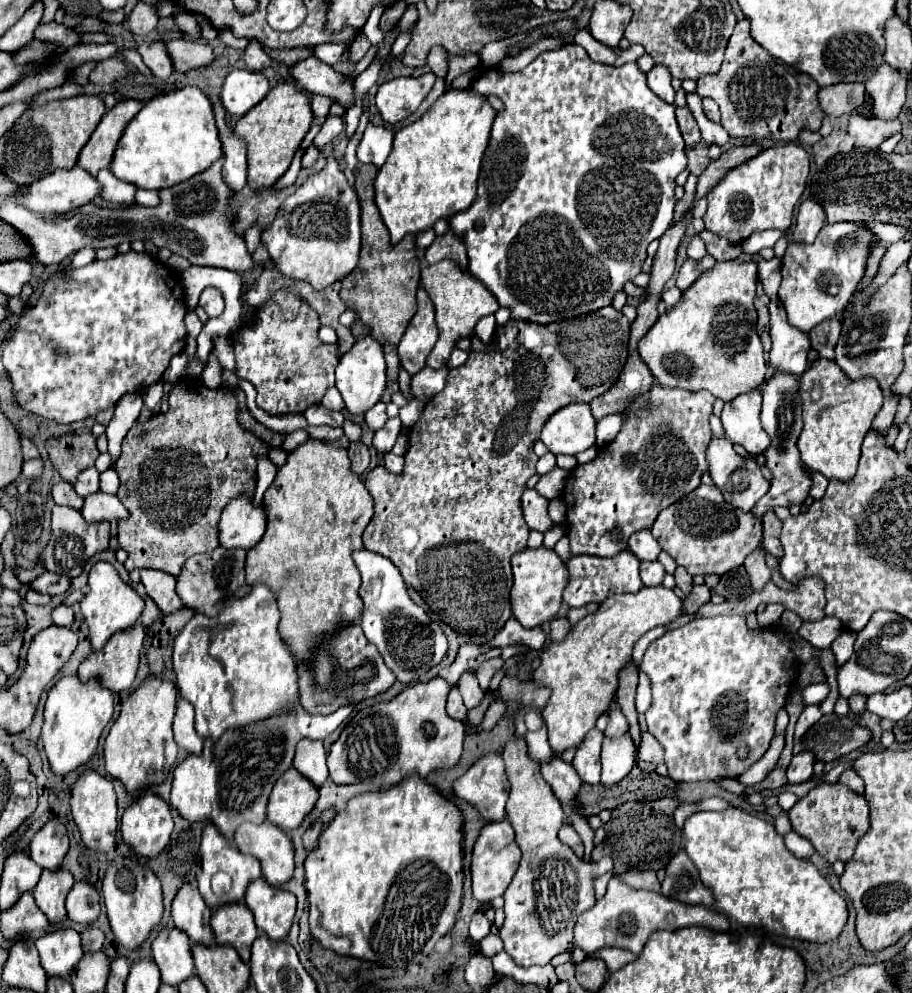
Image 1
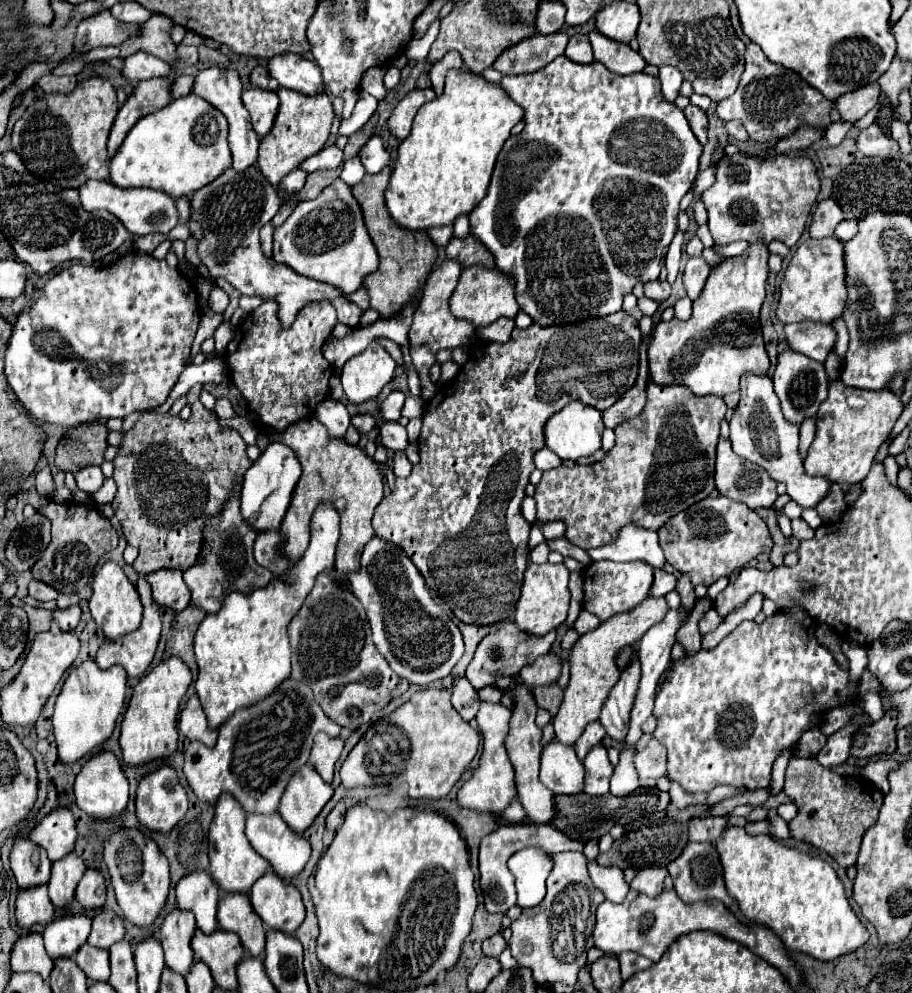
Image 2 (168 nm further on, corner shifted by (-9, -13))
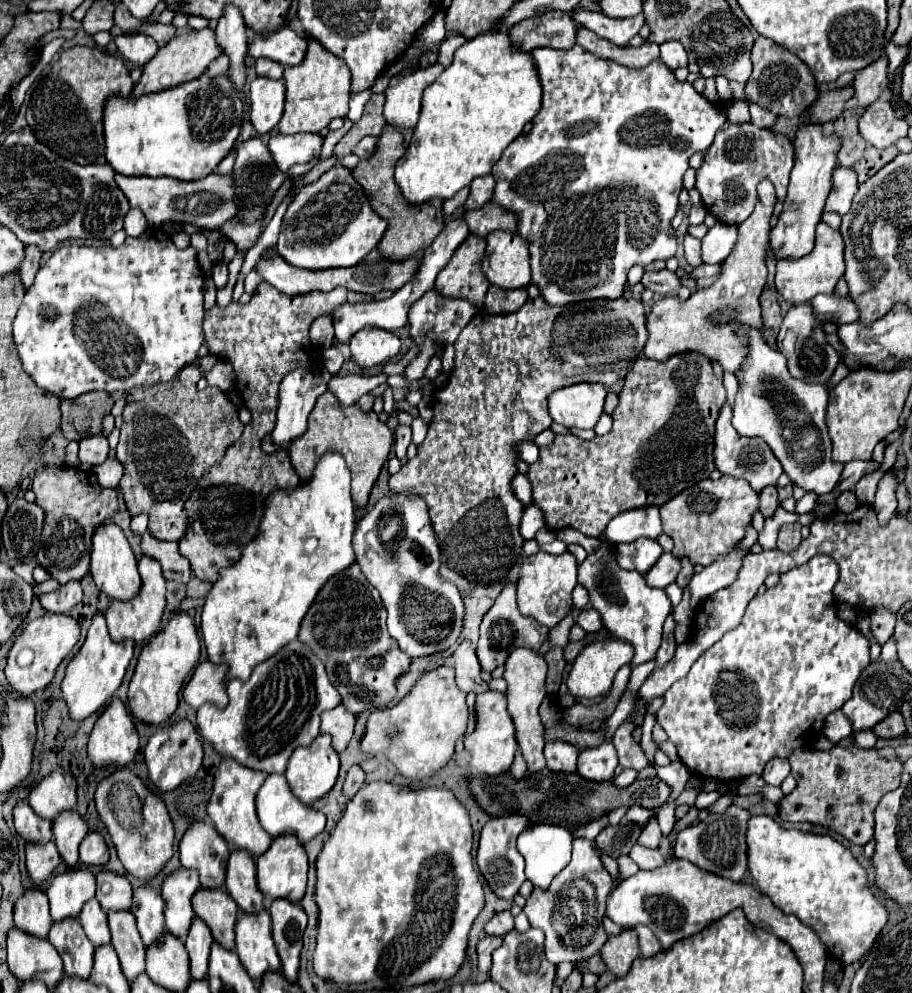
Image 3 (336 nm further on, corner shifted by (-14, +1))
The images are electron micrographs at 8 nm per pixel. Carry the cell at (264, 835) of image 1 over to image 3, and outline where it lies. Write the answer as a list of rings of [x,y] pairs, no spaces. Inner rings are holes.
[[[268,775],[264,785],[260,787],[256,795],[256,809],[258,809],[258,819],[262,827],[272,835],[282,835],[282,833],[296,833],[300,843],[306,843],[308,839],[316,837],[318,833],[324,831],[326,825],[326,815],[318,809],[312,809],[312,805],[304,805],[300,799],[296,799],[290,791],[290,785],[284,775]]]

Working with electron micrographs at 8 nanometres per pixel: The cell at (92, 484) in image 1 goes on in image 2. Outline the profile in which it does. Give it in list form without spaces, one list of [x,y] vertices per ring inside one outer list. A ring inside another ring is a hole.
[[[89,467],[89,469],[83,469],[79,471],[79,475],[75,475],[75,481],[77,481],[77,487],[87,493],[87,495],[93,495],[99,491],[99,487],[103,485],[105,477],[101,473],[99,467]]]

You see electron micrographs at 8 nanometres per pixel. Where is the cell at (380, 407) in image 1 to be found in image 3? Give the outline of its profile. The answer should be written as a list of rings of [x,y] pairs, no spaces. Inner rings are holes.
[[[426,293],[426,297],[420,297],[414,301],[408,313],[408,325],[410,325],[410,337],[418,345],[418,355],[408,363],[406,375],[410,379],[422,379],[424,369],[428,367],[428,361],[444,349],[448,343],[454,343],[460,335],[460,331],[470,323],[470,319],[476,315],[476,305],[470,305],[470,301],[464,299],[452,299],[452,297],[442,297],[440,293]]]

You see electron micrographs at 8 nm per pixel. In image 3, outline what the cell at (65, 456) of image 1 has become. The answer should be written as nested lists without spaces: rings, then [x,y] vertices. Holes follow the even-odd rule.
[[[84,393],[82,397],[76,397],[76,401],[62,401],[60,409],[62,409],[62,433],[68,441],[80,441],[82,437],[88,435],[98,435],[102,433],[102,417],[106,413],[110,413],[114,405],[114,399],[110,397],[110,393]]]

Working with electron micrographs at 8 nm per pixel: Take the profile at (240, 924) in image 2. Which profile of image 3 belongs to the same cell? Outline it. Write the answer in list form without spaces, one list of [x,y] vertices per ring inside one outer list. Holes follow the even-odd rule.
[[[232,853],[226,867],[226,889],[238,907],[246,913],[264,909],[262,893],[256,885],[256,861],[246,853]]]

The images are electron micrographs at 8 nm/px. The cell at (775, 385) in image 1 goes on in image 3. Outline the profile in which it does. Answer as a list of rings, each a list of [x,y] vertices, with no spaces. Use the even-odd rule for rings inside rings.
[[[810,303],[806,305],[792,305],[786,313],[780,333],[778,333],[778,351],[786,355],[788,369],[792,377],[804,379],[808,383],[828,383],[832,377],[836,365],[838,365],[838,353],[832,345],[826,343],[826,335],[822,329],[822,323],[814,317],[814,309],[810,309]]]

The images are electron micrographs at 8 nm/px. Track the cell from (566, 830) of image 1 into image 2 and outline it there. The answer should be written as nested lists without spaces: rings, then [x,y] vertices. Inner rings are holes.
[[[527,823],[521,825],[501,825],[497,831],[489,833],[481,841],[479,851],[479,871],[481,871],[481,891],[485,897],[485,909],[489,913],[507,913],[509,907],[515,905],[515,887],[513,887],[513,875],[507,869],[507,861],[511,855],[525,847],[545,847],[551,853],[561,853],[565,849],[577,849],[583,851],[583,843],[567,839],[561,831],[555,831],[555,827],[533,827]]]

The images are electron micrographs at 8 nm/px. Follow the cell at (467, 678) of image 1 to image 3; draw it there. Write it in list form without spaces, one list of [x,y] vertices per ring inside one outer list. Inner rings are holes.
[[[486,691],[476,695],[474,703],[476,711],[476,729],[464,737],[464,745],[472,755],[470,767],[478,775],[498,775],[506,773],[514,761],[514,753],[518,749],[516,733],[514,733],[514,721],[506,709],[506,695],[498,691]]]

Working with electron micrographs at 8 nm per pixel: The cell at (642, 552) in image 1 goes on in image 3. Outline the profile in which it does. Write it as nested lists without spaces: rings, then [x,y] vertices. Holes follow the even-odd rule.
[[[650,507],[650,509],[634,509],[630,513],[618,513],[618,517],[614,517],[608,523],[604,537],[610,539],[612,543],[626,543],[638,537],[656,539],[660,533],[662,521],[658,507]]]

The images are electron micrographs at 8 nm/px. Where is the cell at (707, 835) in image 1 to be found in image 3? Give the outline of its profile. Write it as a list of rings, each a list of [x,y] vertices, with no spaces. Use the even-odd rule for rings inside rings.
[[[760,815],[748,821],[748,869],[762,893],[766,893],[778,909],[796,915],[804,925],[812,927],[828,953],[842,965],[856,963],[874,945],[876,937],[888,923],[888,909],[874,897],[866,869],[856,861],[852,851],[830,835],[802,833],[800,829],[782,829],[772,817]]]

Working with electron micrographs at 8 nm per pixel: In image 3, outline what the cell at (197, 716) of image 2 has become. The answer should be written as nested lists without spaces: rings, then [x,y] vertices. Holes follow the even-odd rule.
[[[202,661],[196,665],[192,679],[184,687],[184,699],[194,709],[214,701],[218,707],[228,703],[226,695],[226,665],[214,665],[212,661]]]

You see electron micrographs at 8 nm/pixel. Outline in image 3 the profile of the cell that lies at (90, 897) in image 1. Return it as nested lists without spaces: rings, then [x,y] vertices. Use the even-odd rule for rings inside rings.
[[[88,831],[80,843],[80,861],[88,867],[104,867],[108,863],[108,847],[100,833]]]

